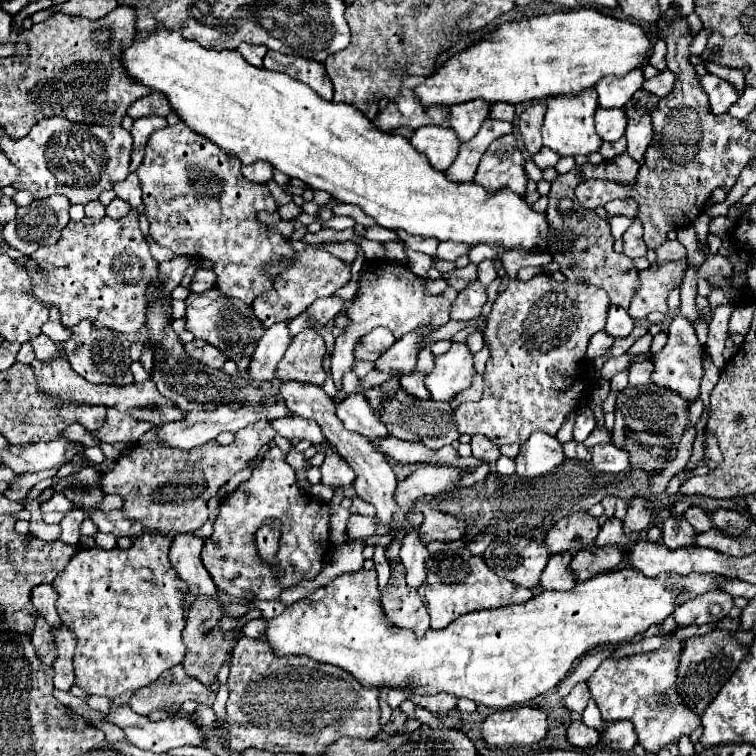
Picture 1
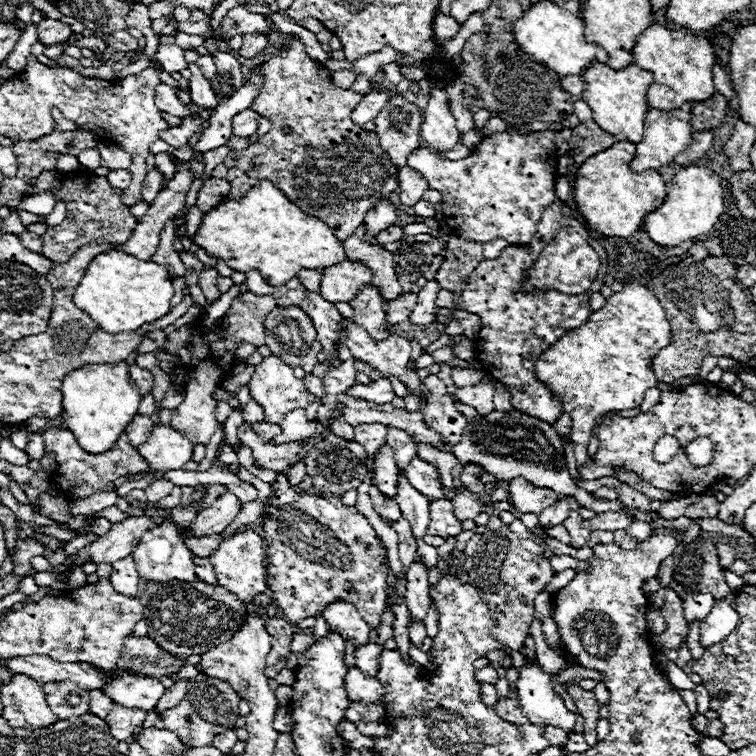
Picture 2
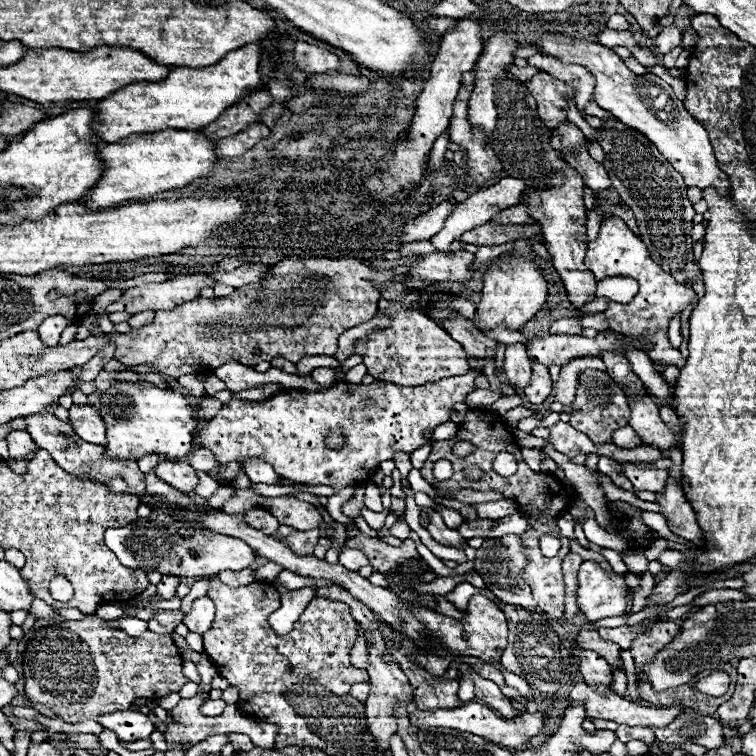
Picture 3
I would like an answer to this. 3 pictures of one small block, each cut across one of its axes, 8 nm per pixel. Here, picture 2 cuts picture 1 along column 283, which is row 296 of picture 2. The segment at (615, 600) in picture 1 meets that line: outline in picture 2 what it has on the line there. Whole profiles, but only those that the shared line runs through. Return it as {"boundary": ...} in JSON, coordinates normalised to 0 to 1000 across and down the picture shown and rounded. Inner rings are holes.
{"boundary":[[[828,376],[823,386],[815,386],[810,394],[802,397],[802,405],[783,413],[780,423],[746,442],[743,447],[738,447],[709,479],[706,479],[706,495],[709,500],[725,511],[725,516],[741,526],[743,532],[743,545],[751,548],[757,553],[757,582],[762,587],[762,608],[765,608],[765,622],[770,624],[772,632],[778,635],[788,635],[796,630],[807,630],[810,622],[791,616],[791,614],[780,614],[775,619],[770,619],[770,614],[775,614],[775,608],[780,608],[780,603],[775,601],[775,590],[778,582],[786,577],[786,566],[791,563],[791,553],[804,548],[807,542],[833,542],[839,537],[847,537],[852,519],[862,511],[870,511],[868,495],[860,484],[862,471],[868,471],[870,463],[881,460],[886,455],[886,429],[881,423],[878,407],[873,405],[873,397],[865,392],[865,386],[860,386],[854,378],[847,376]]]}

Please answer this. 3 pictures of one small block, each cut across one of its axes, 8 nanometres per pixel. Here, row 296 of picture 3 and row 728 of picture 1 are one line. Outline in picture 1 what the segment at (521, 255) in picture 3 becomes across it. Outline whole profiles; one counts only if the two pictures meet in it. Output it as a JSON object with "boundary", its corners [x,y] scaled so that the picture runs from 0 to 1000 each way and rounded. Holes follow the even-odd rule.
{"boundary":[[[698,934],[659,939],[640,952],[635,971],[651,989],[698,987],[722,974],[722,942]]]}

